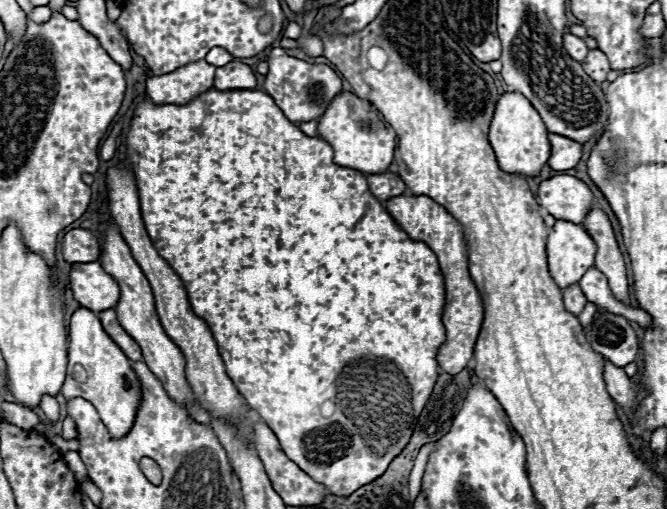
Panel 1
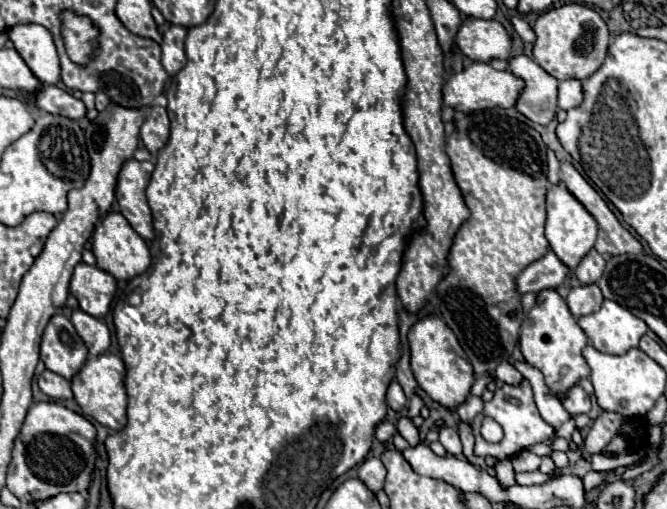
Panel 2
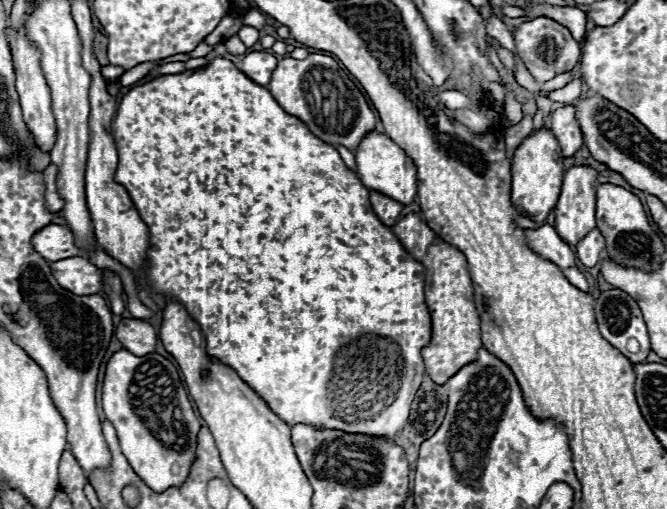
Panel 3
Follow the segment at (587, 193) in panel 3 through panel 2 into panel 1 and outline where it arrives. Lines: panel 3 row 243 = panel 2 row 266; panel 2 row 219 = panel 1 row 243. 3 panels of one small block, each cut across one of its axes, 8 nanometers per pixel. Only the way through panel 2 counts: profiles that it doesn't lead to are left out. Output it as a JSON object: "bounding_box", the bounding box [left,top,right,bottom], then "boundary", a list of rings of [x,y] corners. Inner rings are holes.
{"bounding_box":[548,220,596,290],"boundary":[[[556,220],[548,234],[548,270],[560,290],[580,282],[580,276],[594,266],[596,244],[580,224]]]}

